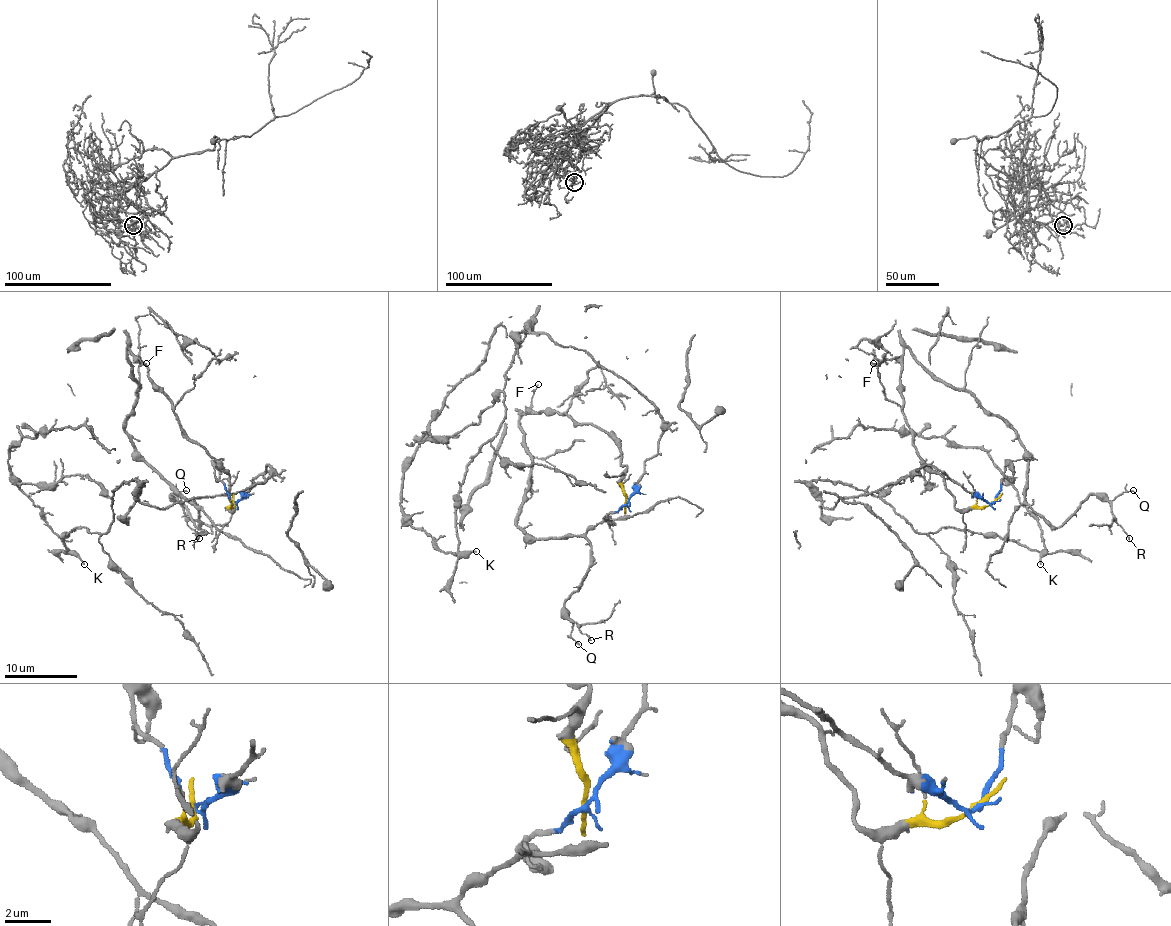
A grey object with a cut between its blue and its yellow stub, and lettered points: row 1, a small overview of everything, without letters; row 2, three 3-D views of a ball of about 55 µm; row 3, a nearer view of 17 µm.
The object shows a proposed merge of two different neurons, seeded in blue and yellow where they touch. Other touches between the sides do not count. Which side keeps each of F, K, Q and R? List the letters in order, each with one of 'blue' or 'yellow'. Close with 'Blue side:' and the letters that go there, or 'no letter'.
F: yellow
K: blue
Q: yellow
R: yellow
Blue side: K

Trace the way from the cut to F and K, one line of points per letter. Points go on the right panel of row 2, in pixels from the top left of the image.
F: (993, 502), (958, 510), (954, 506), (941, 475), (918, 453), (905, 422), (901, 364), (896, 358), (874, 364)
K: (993, 502), (932, 466), (832, 508), (814, 484), (868, 491), (923, 533), (1013, 539), (1038, 550), (1040, 564)

